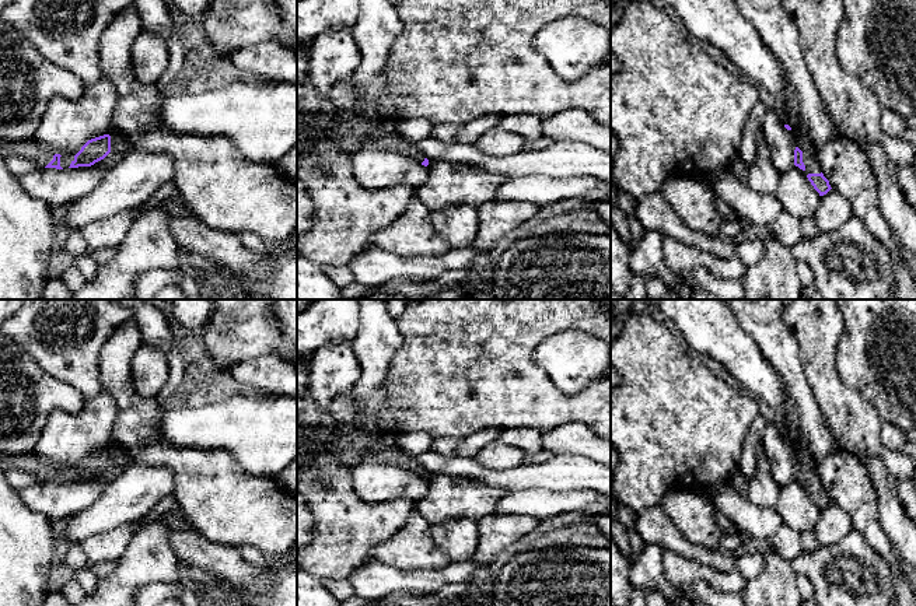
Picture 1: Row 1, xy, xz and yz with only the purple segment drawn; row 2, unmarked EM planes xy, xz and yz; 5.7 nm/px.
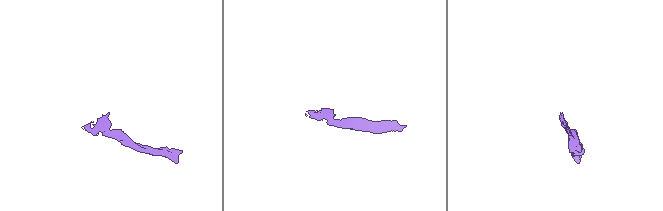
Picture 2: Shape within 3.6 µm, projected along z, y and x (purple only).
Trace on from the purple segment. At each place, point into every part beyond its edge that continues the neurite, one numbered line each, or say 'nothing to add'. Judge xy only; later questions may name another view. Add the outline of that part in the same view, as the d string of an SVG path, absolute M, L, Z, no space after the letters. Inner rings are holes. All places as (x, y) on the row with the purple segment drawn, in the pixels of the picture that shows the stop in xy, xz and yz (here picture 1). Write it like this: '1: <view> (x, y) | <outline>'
1: xy (66, 160) | M62 154L60 157L60 167L64 169L64 168L69 168L70 164L74 161L74 155L76 154Z

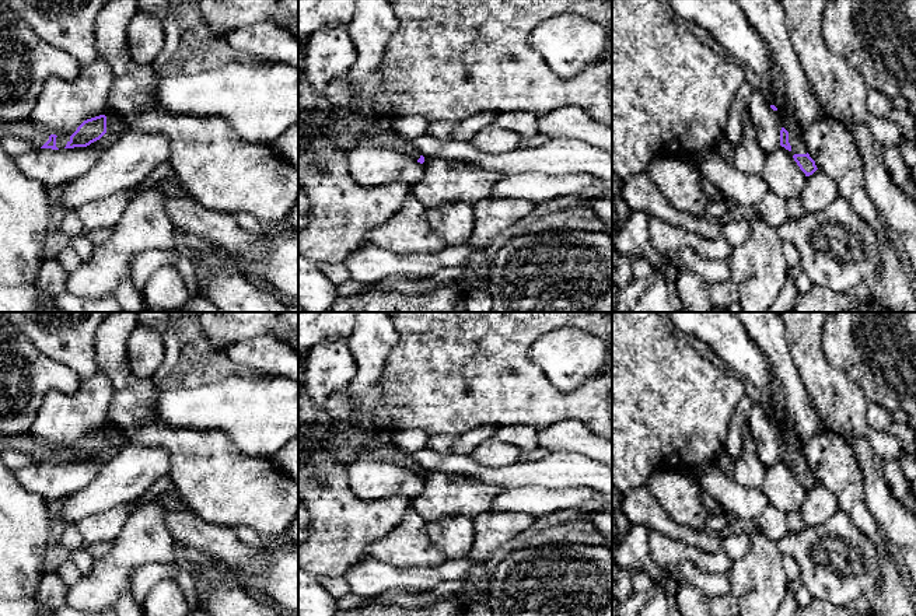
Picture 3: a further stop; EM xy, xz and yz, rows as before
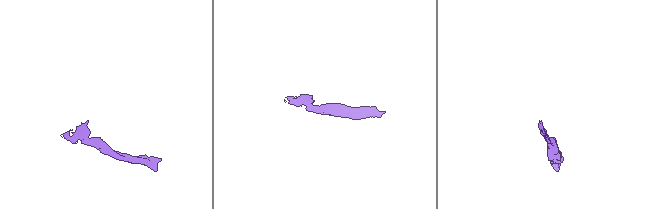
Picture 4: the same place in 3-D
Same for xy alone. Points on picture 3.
1: xy (62, 140) | M57 134L56 137L56 147L60 150L60 148L64 148L66 144L70 141L70 136L71 134Z

